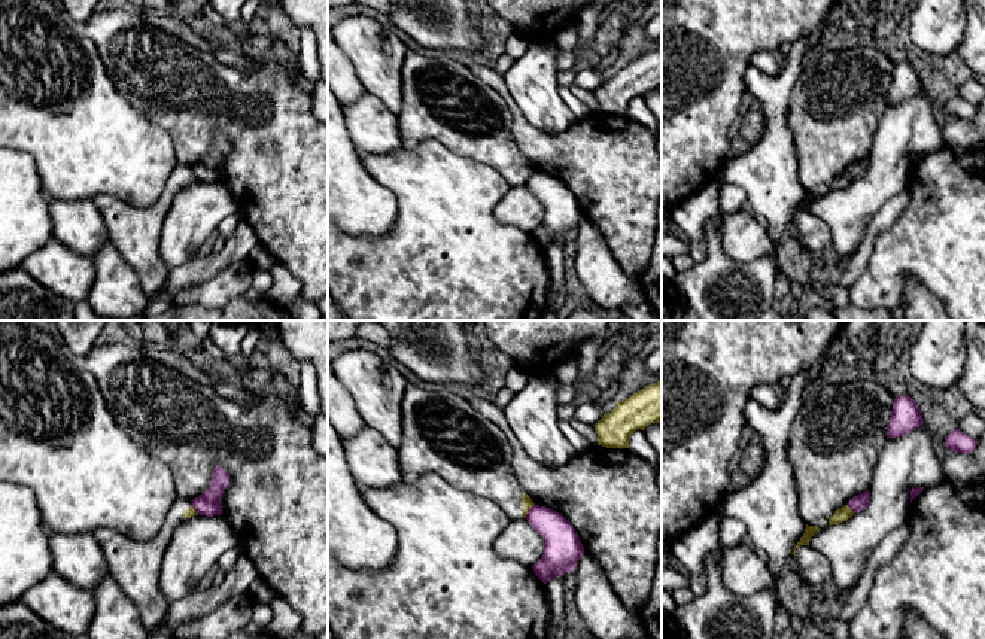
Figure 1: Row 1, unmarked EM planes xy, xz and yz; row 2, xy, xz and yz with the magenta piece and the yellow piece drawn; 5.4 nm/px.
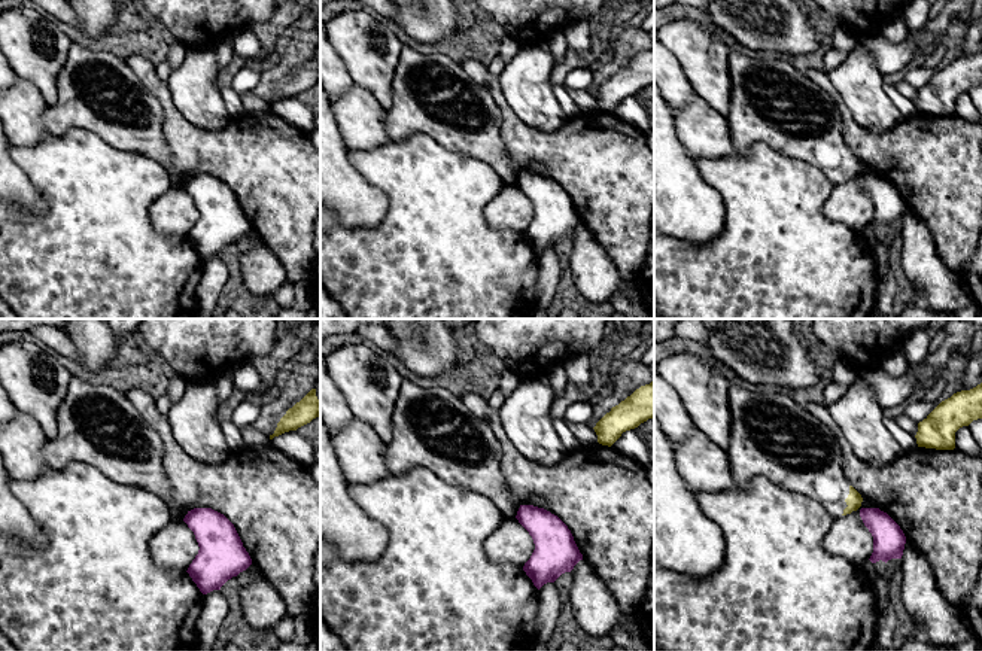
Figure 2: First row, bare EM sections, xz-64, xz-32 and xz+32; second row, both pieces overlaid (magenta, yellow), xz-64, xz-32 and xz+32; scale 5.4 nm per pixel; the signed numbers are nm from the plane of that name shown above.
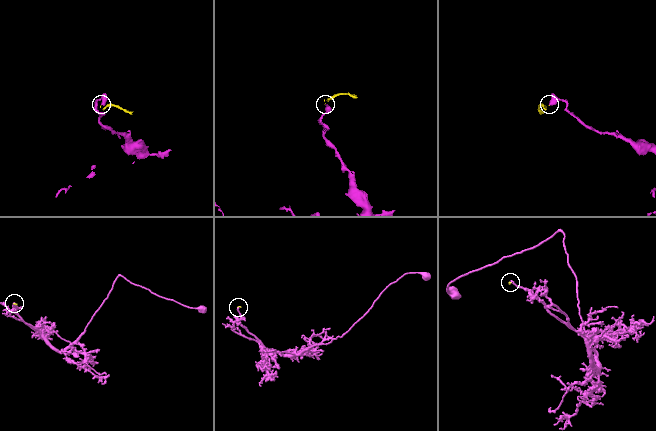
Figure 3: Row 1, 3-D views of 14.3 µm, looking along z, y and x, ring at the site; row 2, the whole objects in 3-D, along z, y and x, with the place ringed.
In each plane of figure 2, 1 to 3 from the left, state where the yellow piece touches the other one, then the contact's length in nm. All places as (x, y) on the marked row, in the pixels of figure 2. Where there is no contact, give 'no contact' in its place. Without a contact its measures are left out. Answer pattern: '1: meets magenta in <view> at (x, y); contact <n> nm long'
1: no contact
2: no contact
3: no contact

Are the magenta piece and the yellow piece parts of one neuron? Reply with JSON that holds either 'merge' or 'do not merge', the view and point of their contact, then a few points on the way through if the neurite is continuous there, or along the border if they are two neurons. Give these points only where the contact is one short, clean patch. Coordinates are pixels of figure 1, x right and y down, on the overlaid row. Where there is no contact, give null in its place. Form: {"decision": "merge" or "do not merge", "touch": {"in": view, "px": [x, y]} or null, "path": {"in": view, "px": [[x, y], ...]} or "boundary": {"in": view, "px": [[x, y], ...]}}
{"decision": "do not merge", "touch": {"in": "xz", "px": [528, 511]}, "boundary": {"in": "xz", "px": [[534, 504], [523, 517]]}}

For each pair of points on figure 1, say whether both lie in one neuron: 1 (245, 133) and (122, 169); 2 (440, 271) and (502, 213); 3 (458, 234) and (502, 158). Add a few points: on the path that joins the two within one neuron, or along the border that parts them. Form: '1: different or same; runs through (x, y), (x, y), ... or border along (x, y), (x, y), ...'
1: different; border along (154, 124), (169, 134), (178, 163)
2: different; border along (510, 186), (493, 216), (529, 233)
3: different; border along (462, 157), (492, 166), (511, 185)

